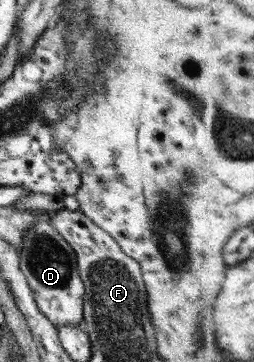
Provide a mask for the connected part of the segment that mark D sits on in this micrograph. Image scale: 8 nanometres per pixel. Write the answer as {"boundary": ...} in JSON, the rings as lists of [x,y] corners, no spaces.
{"boundary":[[[39,220],[24,234],[19,252],[19,269],[26,279],[36,308],[56,327],[83,325],[84,287],[77,271],[77,258],[68,243],[50,223]]]}

